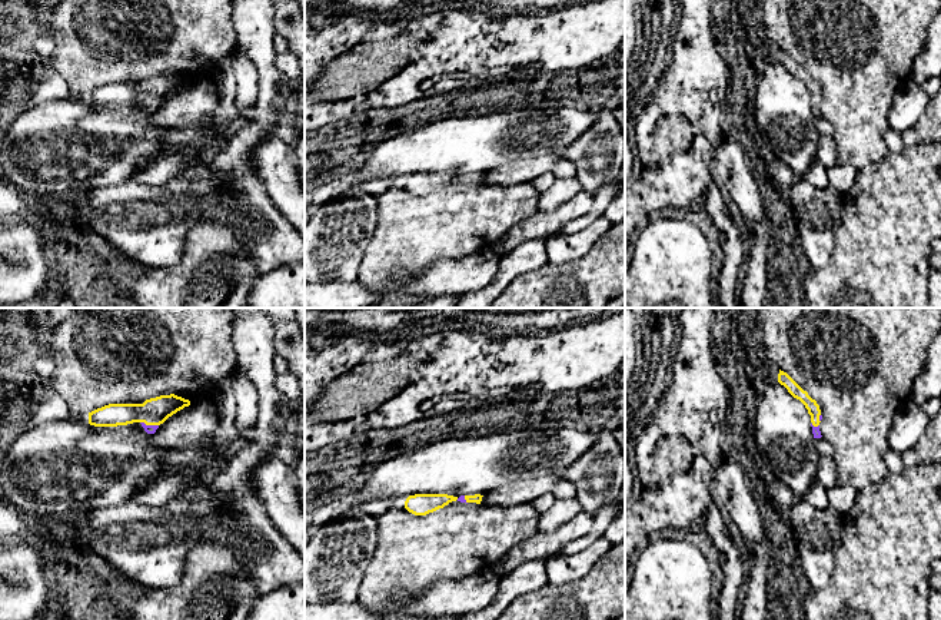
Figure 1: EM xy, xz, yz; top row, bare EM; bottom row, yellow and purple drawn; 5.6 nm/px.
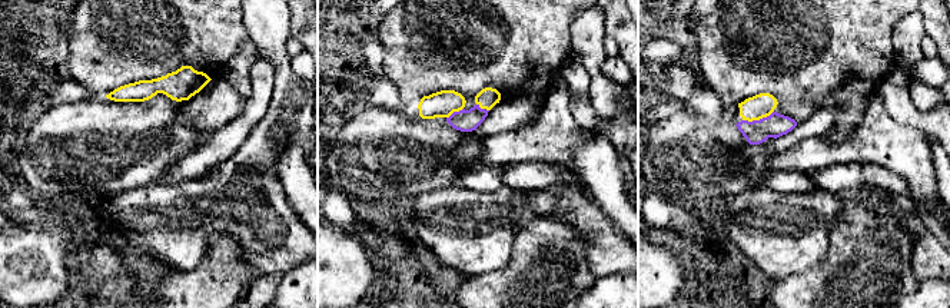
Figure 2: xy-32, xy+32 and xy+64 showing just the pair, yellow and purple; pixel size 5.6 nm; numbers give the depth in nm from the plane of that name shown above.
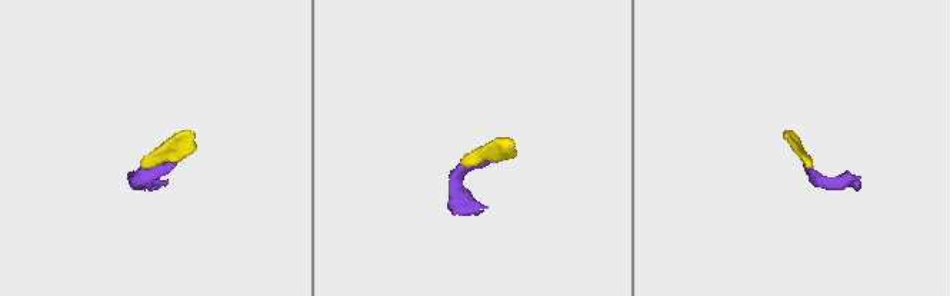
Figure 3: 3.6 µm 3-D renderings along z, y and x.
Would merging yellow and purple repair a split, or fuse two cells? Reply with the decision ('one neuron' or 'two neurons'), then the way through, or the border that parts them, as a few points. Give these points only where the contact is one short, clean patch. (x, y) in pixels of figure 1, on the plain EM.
one neuron; way xy (155, 90), (150, 95), (149, 103), (149, 108)

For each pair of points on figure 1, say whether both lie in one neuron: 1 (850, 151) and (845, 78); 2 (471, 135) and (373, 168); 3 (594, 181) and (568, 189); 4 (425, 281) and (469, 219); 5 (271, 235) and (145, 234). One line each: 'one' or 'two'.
1: one
2: one
3: two
4: two
5: one

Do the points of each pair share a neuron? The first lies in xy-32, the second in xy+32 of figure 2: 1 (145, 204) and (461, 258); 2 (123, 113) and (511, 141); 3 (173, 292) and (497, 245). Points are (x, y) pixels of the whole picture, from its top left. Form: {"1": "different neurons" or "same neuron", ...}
{"1": "same neuron", "2": "different neurons", "3": "different neurons"}

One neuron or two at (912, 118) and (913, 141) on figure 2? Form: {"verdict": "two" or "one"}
{"verdict": "two"}

